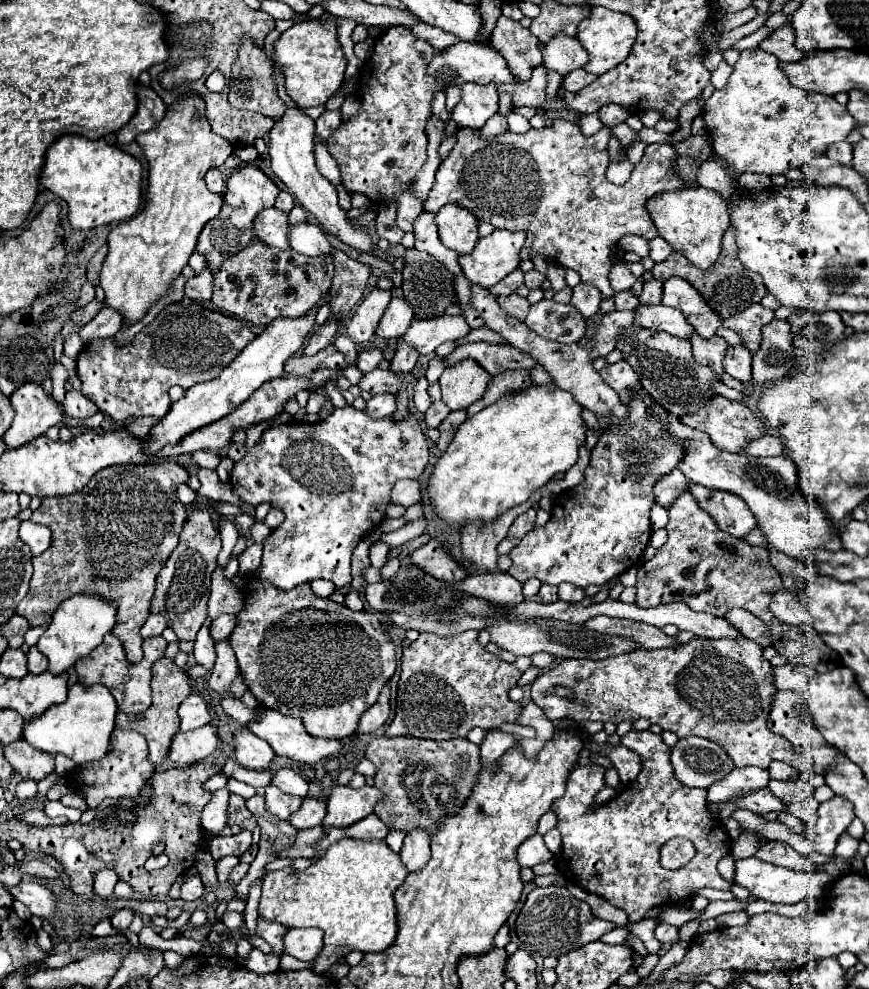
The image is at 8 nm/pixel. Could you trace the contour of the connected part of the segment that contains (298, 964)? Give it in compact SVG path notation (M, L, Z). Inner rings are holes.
M283 953L280 956L280 968L283 970L302 970L302 969L310 969L312 967L312 962L304 962L300 961L288 954Z

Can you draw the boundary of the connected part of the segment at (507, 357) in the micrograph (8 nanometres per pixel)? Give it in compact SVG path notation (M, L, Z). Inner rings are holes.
M494 343L460 345L450 355L444 357L444 363L448 367L468 357L472 357L478 365L482 365L490 375L498 375L508 369L534 369L538 365L532 357L526 357L526 353L522 353L520 349L514 349L510 345L494 345Z

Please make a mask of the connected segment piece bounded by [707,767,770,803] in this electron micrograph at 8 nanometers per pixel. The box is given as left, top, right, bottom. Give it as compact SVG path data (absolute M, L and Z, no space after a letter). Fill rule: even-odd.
M754 767L734 769L730 775L710 785L707 789L707 799L712 803L722 803L722 801L734 799L738 793L762 789L768 785L768 781L770 781L770 775L766 769L754 769Z

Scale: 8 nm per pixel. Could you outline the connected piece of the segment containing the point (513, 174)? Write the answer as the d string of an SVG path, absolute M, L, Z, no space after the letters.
M556 119L552 127L530 129L522 135L506 131L492 139L482 139L480 131L474 129L458 129L458 141L436 171L436 181L424 201L424 211L438 213L444 205L456 203L470 209L480 221L488 221L498 229L530 231L534 235L530 257L546 255L548 259L558 259L556 263L578 271L582 281L594 285L604 299L612 299L616 295L608 281L608 273L612 267L612 247L618 245L624 235L640 235L648 241L658 237L658 229L646 213L646 201L662 191L684 189L684 183L672 171L676 151L668 143L648 145L644 157L634 167L630 181L626 181L624 185L608 183L608 139L608 127L600 129L592 137L584 137L578 125L568 119Z

